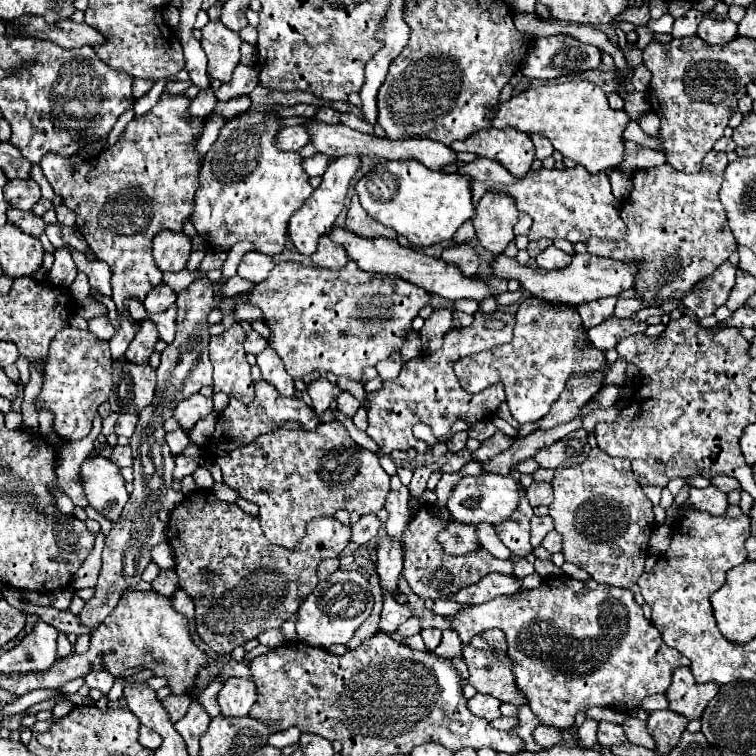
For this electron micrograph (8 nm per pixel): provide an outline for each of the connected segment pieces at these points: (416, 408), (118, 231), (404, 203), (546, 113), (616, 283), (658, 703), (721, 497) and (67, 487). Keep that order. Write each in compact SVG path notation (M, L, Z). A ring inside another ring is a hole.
M497 310L491 314L491 320L503 320L505 326L501 330L485 328L485 314L475 314L475 320L469 328L453 328L443 338L443 348L431 354L419 354L403 364L397 378L383 382L383 388L377 392L367 392L365 398L369 402L369 438L379 446L379 452L391 454L393 450L409 450L415 448L419 454L427 452L427 444L413 436L413 426L417 422L425 422L431 426L435 438L443 438L449 434L451 424L455 420L465 420L467 424L475 424L493 414L501 402L505 402L503 388L483 390L479 394L467 394L453 372L453 364L469 354L483 352L495 346L495 342L511 342L515 316L509 312Z
M163 90L159 102L143 116L135 116L119 140L105 152L97 154L93 160L83 160L73 166L73 156L59 156L59 154L47 154L41 160L41 168L45 178L49 180L53 192L63 200L67 208L71 208L77 214L77 228L81 230L83 238L91 246L91 250L97 254L99 260L105 260L117 278L117 284L113 286L113 302L117 304L119 322L121 328L109 342L113 360L121 360L129 342L135 336L135 328L129 320L129 312L125 308L127 298L143 300L151 288L155 288L161 282L161 270L155 266L153 254L151 254L151 240L161 230L173 230L181 232L185 220L193 212L193 196L199 188L199 170L201 170L201 158L193 146L195 140L199 140L203 132L203 120L191 118L187 114L191 106L191 98L185 92L169 94Z
M415 160L379 162L357 182L355 188L361 206L371 218L393 228L417 248L451 240L459 226L475 216L469 176L433 172Z
M587 80L525 90L509 102L499 104L493 118L495 128L515 128L527 134L543 134L551 140L555 150L585 166L591 174L615 170L623 162L623 130L627 128L627 122L629 116L625 110L613 110L607 104L605 92Z
M575 254L573 262L563 270L541 270L541 268L529 268L521 266L515 258L497 256L493 262L493 270L501 278L515 278L521 282L523 288L527 288L535 298L547 300L547 302L559 302L567 306L579 306L591 300L607 298L607 296L619 296L623 290L631 290L635 286L637 276L637 264L635 262L619 262L613 258L597 258L593 254Z
M651 694L647 698L643 698L641 708L645 710L657 710L657 708L667 708L667 698L665 694Z
M707 486L707 488L691 488L689 500L683 506L679 506L677 516L683 514L691 506L695 506L697 510L705 510L705 512L709 512L713 516L721 516L727 510L729 502L727 502L727 494L719 492L719 488Z
M97 414L93 420L93 430L87 438L79 440L79 442L65 442L57 454L57 474L59 474L59 484L61 484L61 490L63 494L67 494L75 506L81 506L81 508L87 508L89 502L83 494L83 488L79 484L79 468L81 468L81 462L89 456L89 452L93 450L93 442L95 438L101 434L102 418Z

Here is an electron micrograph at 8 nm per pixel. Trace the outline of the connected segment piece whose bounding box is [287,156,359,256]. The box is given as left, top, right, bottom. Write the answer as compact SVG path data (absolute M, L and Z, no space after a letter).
M341 156L337 160L333 160L327 168L327 172L323 174L323 182L317 190L313 190L311 198L307 198L307 202L291 216L291 222L289 222L289 228L287 228L287 234L291 238L291 242L295 244L295 248L305 254L305 256L311 256L315 250L317 250L317 240L319 236L327 234L335 222L335 218L339 216L339 212L343 210L343 202L345 202L345 196L347 196L347 190L349 190L349 182L353 178L353 174L357 172L359 168L359 158L357 156Z

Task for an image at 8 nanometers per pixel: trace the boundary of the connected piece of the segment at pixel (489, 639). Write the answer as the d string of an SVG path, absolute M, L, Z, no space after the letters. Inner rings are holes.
M493 628L493 630L487 630L483 634L479 634L491 648L499 650L499 652L505 652L507 650L507 641L505 634L499 630L499 628Z

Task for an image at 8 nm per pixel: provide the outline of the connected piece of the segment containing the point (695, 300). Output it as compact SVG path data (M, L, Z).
M727 260L719 270L715 270L715 274L711 274L711 278L703 278L703 282L699 282L699 290L695 290L695 294L687 294L685 308L693 310L697 318L715 314L715 310L727 302L729 292L735 286L735 272L737 266Z

